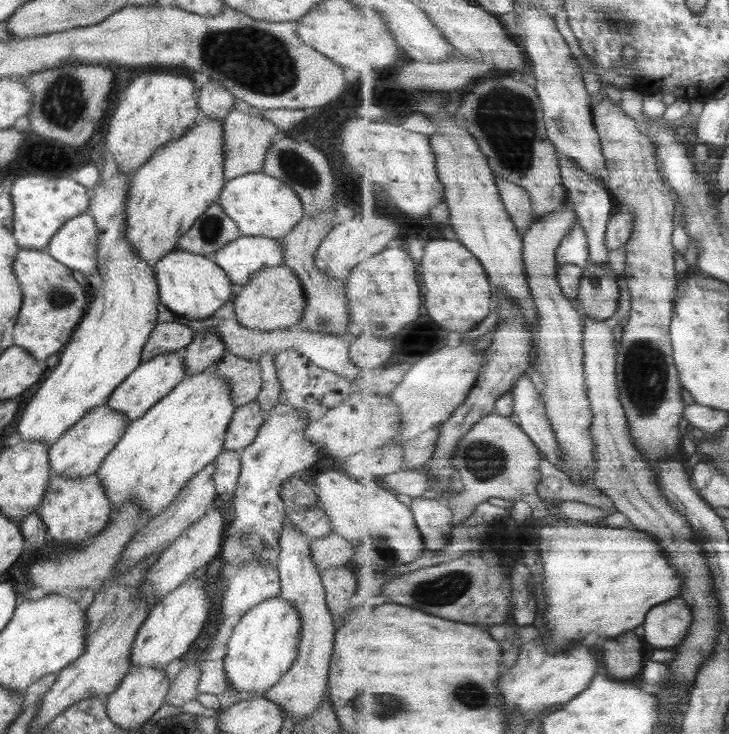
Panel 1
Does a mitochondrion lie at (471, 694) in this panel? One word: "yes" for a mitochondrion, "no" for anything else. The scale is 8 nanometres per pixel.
yes

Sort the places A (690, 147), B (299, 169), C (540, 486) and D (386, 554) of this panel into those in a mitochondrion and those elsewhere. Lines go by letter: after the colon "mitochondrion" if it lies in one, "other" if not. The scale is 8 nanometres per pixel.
A: other
B: mitochondrion
C: other
D: mitochondrion

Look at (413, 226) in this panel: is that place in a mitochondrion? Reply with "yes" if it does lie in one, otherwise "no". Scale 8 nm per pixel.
no

